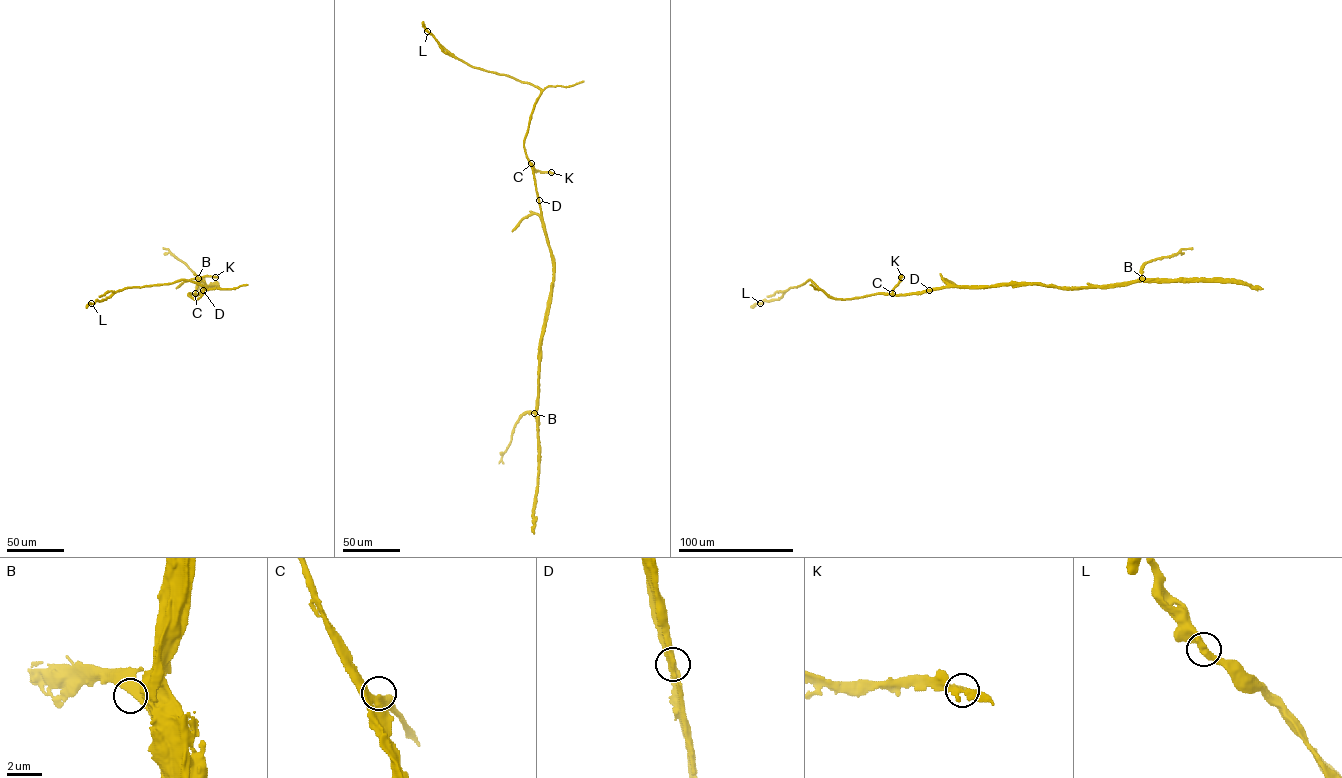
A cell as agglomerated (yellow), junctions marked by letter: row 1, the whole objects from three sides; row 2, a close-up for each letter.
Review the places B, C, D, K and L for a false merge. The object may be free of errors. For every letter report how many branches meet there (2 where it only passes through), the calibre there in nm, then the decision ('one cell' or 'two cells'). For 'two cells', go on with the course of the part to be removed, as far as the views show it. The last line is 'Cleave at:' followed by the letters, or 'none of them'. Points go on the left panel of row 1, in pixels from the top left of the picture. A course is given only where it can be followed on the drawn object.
B: 2 | 400 nm | one cell
C: 2 | 480 nm | one cell
D: 2 | 420 nm | one cell
K: 2 | 320 nm | one cell
L: 2 | 420 nm | one cell
Cleave at: none of them

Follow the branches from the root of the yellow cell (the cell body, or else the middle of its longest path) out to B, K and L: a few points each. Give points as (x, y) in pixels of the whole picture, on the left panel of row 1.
B: (209, 286), (217, 285), (203, 288), (198, 278)
K: (209, 286), (196, 294), (202, 277), (215, 277)
L: (209, 286), (198, 295), (188, 294), (197, 299), (205, 288), (187, 280), (128, 287), (91, 304)

